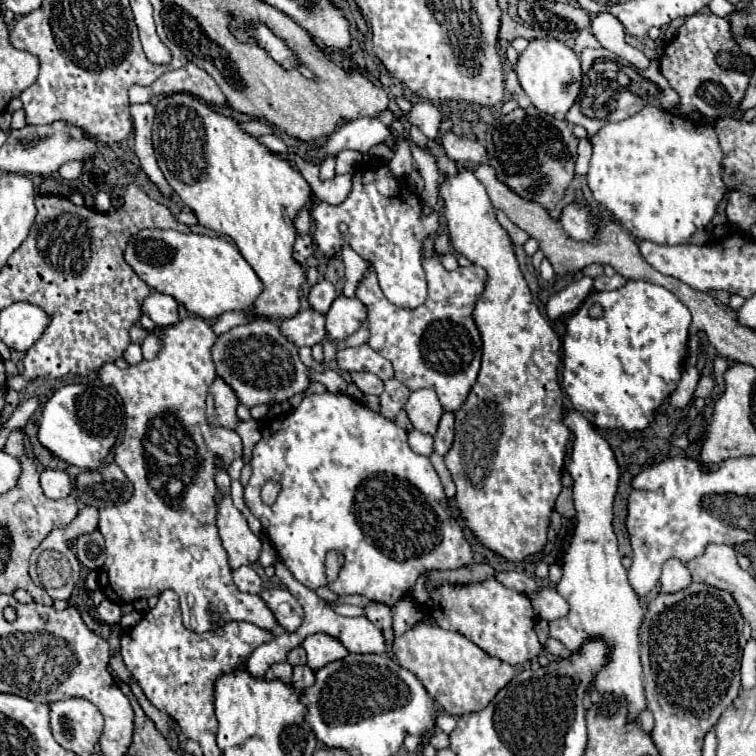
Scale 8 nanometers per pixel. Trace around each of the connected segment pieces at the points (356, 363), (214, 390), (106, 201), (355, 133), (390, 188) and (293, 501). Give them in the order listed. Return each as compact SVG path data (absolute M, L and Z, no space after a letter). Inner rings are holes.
M369 344L337 350L337 364L345 372L371 372L381 380L393 378L393 366Z
M215 378L215 382L209 386L209 394L206 398L206 415L209 424L213 428L235 430L239 422L235 414L237 406L239 406L239 398L233 392L233 388L223 378Z
M105 192L95 194L95 208L97 208L99 212L105 212L105 214L111 214L111 212L117 212L117 210L119 210L119 206L111 204L111 196L105 194Z
M385 110L379 118L357 118L353 122L345 122L337 128L335 134L329 136L327 144L319 150L311 150L309 156L325 156L327 152L337 154L345 148L367 152L371 146L389 138L389 110Z
M361 164L353 176L353 190L343 204L329 206L319 202L311 210L311 216L315 216L313 242L323 254L337 254L341 244L347 242L375 268L381 290L389 302L399 308L417 308L427 298L427 282L421 268L421 242L425 236L433 236L439 228L439 218L435 212L431 212L425 220L421 220L419 214L421 200L405 184L405 180L395 180L389 176L385 164ZM339 222L349 226L345 236L341 236L337 228Z
M323 392L305 396L295 412L283 420L269 422L261 432L263 438L257 442L251 458L253 474L245 486L245 504L263 524L279 560L307 588L327 584L325 554L329 550L345 554L345 566L339 570L339 578L331 582L331 590L337 596L361 594L387 606L395 606L407 598L421 572L431 568L461 568L473 560L473 550L451 514L449 500L431 460L415 454L407 444L407 432L379 412L365 408L345 394ZM267 480L277 480L283 486L273 508L265 506L259 496Z

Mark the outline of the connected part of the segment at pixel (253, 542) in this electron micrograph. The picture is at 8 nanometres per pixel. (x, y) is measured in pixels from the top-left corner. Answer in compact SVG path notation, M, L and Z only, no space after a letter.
M231 496L221 498L217 504L217 528L233 570L259 560L261 540L249 530L247 520L233 506Z

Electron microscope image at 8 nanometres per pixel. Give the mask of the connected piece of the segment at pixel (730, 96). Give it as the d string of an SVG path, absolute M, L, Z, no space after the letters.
M693 14L679 28L677 36L665 48L661 56L661 74L667 78L669 86L679 94L681 106L679 114L701 114L707 120L737 118L739 104L745 98L749 76L743 72L723 70L715 64L715 57L720 51L732 51L737 45L731 34L731 26L725 18L713 14Z

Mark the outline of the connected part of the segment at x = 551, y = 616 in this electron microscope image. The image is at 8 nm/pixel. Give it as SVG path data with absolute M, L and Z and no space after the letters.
M539 588L539 592L529 594L533 610L539 618L553 622L559 618L565 618L569 612L569 604L565 598L561 598L553 588Z

